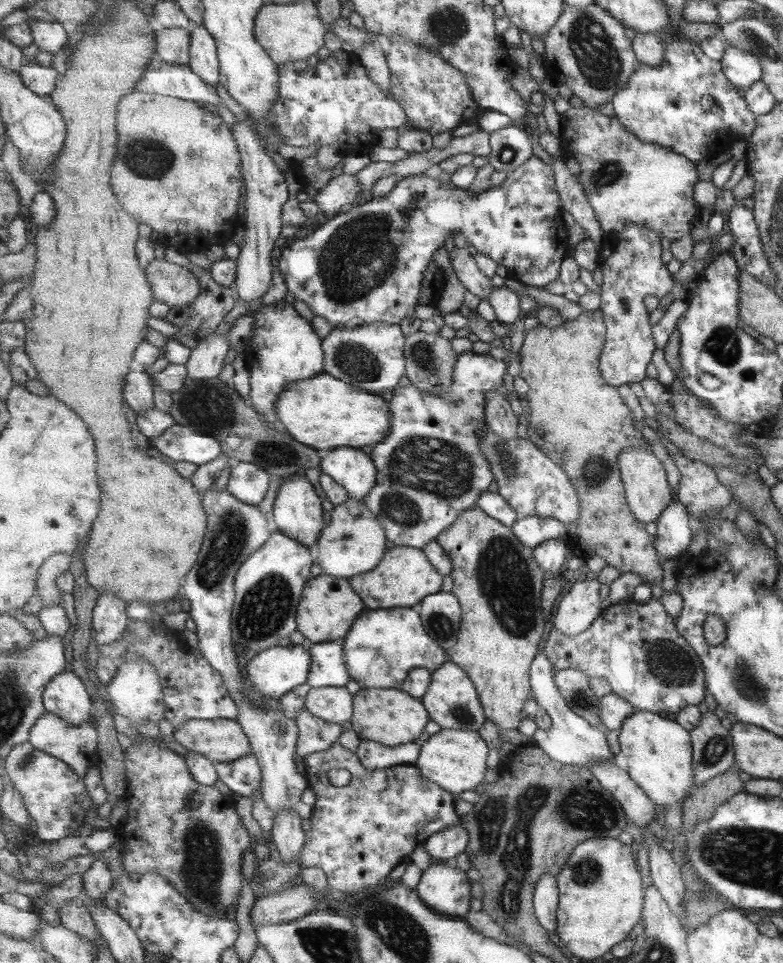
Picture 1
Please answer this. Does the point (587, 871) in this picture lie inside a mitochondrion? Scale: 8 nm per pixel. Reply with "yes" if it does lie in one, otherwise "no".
yes

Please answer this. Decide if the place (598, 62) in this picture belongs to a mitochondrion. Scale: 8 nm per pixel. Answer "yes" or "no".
yes

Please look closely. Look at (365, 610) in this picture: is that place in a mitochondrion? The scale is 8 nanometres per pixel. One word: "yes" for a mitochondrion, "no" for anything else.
no

